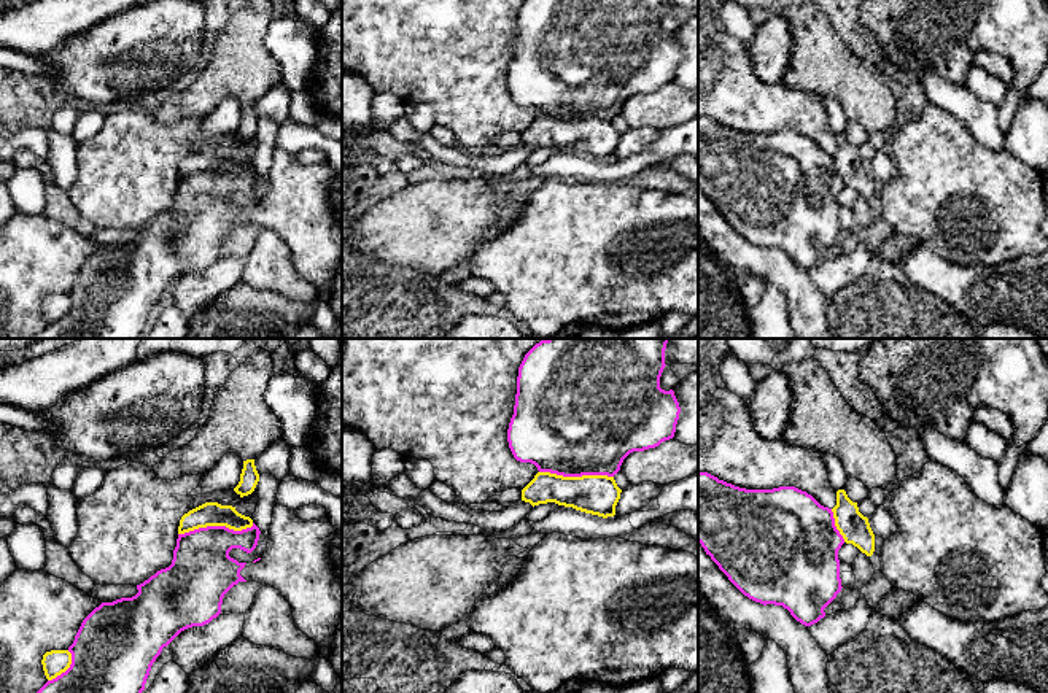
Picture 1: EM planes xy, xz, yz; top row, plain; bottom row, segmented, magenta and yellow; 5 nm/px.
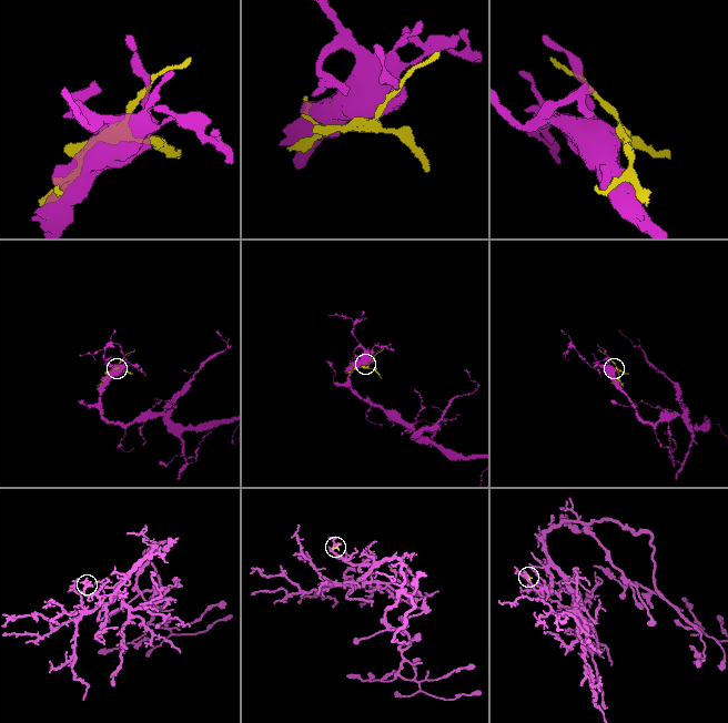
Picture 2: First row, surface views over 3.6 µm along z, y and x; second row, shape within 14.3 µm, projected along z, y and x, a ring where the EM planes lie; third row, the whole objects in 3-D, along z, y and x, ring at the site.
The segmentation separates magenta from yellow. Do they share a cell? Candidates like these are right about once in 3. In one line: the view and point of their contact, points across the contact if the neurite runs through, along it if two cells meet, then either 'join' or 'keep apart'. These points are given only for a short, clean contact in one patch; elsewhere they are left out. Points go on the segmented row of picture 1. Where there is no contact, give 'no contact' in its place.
contact xy (215, 526); keep apart

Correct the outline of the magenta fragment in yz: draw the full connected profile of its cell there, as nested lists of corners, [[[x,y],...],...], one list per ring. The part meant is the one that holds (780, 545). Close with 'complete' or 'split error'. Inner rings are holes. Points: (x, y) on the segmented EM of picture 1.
[[[698,472],[698,542],[744,596],[763,606],[782,606],[805,626],[824,618],[824,609],[843,588],[838,550],[844,539],[835,526],[833,512],[795,486],[746,490]]] | complete

